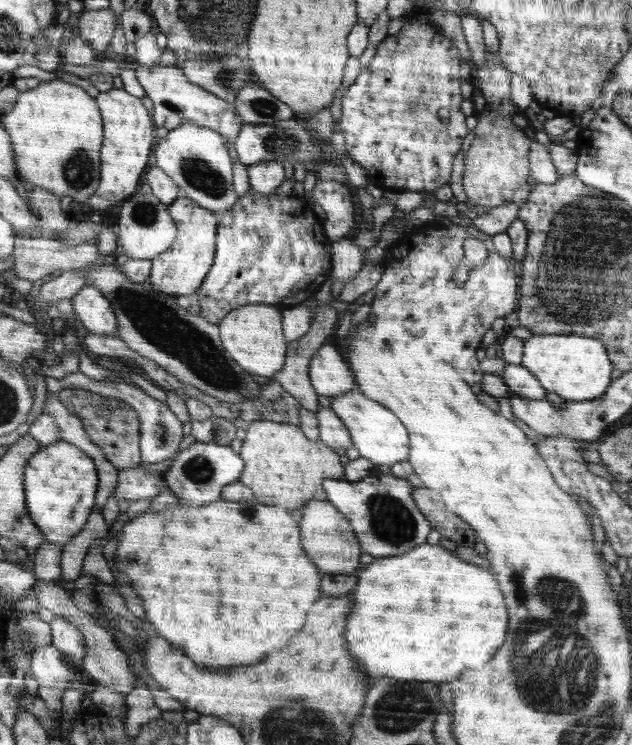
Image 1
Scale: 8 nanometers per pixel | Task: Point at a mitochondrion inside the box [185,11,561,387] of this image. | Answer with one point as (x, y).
(282, 142)

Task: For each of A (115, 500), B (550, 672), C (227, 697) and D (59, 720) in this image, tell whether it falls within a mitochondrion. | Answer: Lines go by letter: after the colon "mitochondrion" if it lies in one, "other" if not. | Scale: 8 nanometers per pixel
A: other
B: mitochondrion
C: other
D: other

